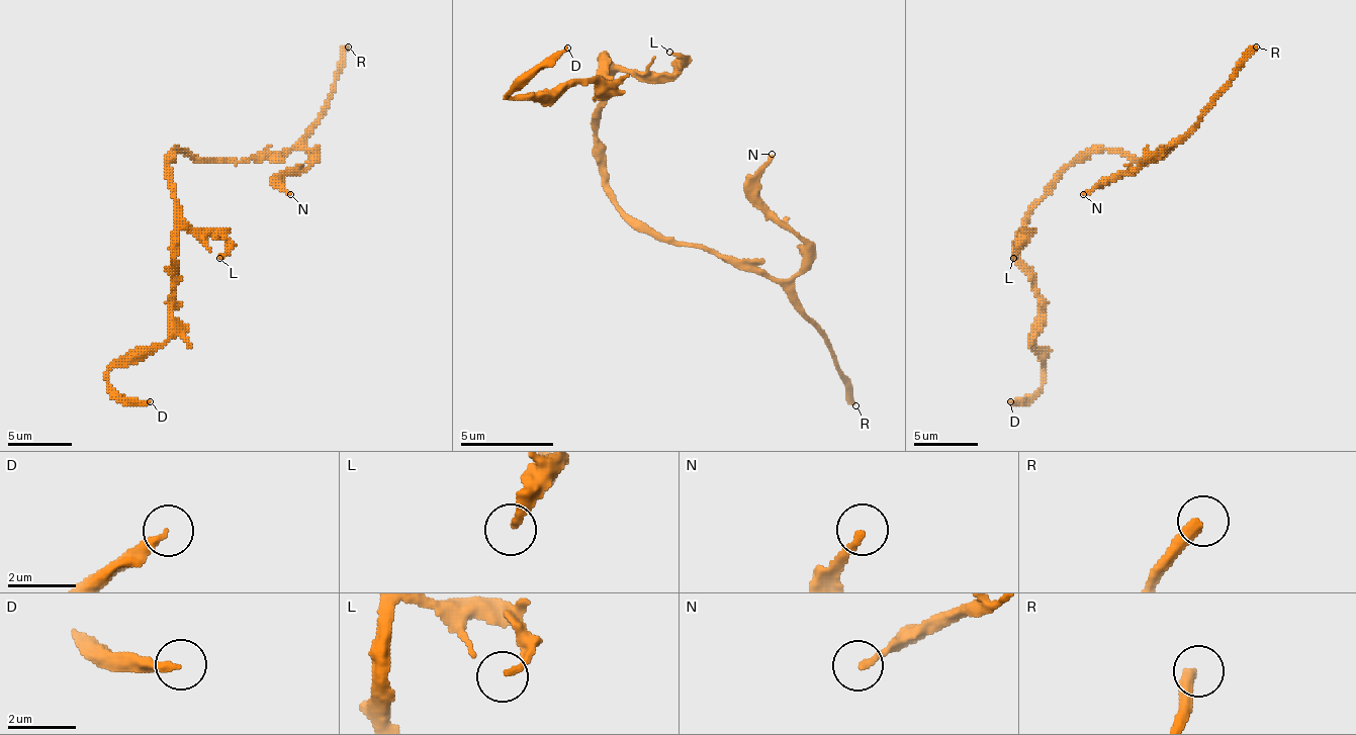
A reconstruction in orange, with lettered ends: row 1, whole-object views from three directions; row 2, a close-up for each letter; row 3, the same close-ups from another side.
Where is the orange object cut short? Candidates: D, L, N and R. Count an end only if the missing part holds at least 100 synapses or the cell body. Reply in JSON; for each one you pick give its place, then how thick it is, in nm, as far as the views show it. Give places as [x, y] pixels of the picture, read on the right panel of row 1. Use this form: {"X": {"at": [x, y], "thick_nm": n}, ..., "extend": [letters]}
{"R": {"at": [1256, 47], "thick_nm": 360}, "extend": ["R"]}

